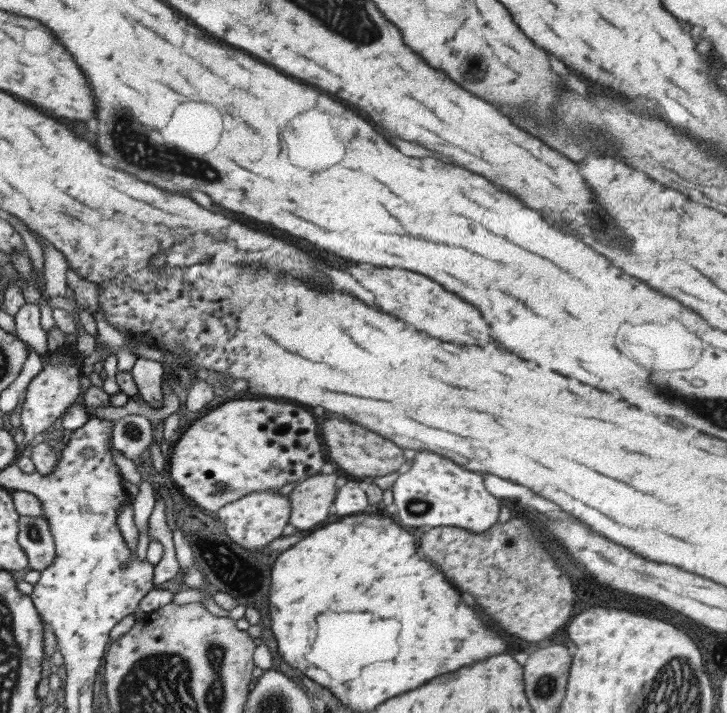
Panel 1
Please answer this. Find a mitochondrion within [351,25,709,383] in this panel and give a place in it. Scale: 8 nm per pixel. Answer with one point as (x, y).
(472, 67)

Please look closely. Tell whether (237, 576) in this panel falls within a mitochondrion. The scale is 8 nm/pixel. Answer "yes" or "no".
yes

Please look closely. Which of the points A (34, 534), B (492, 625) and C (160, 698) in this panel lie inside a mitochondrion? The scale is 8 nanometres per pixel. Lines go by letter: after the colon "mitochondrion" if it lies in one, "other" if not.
A: mitochondrion
B: other
C: mitochondrion

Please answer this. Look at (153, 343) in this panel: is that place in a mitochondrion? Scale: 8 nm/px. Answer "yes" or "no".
no

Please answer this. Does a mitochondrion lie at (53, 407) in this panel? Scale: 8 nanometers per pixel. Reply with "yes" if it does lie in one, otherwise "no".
no

